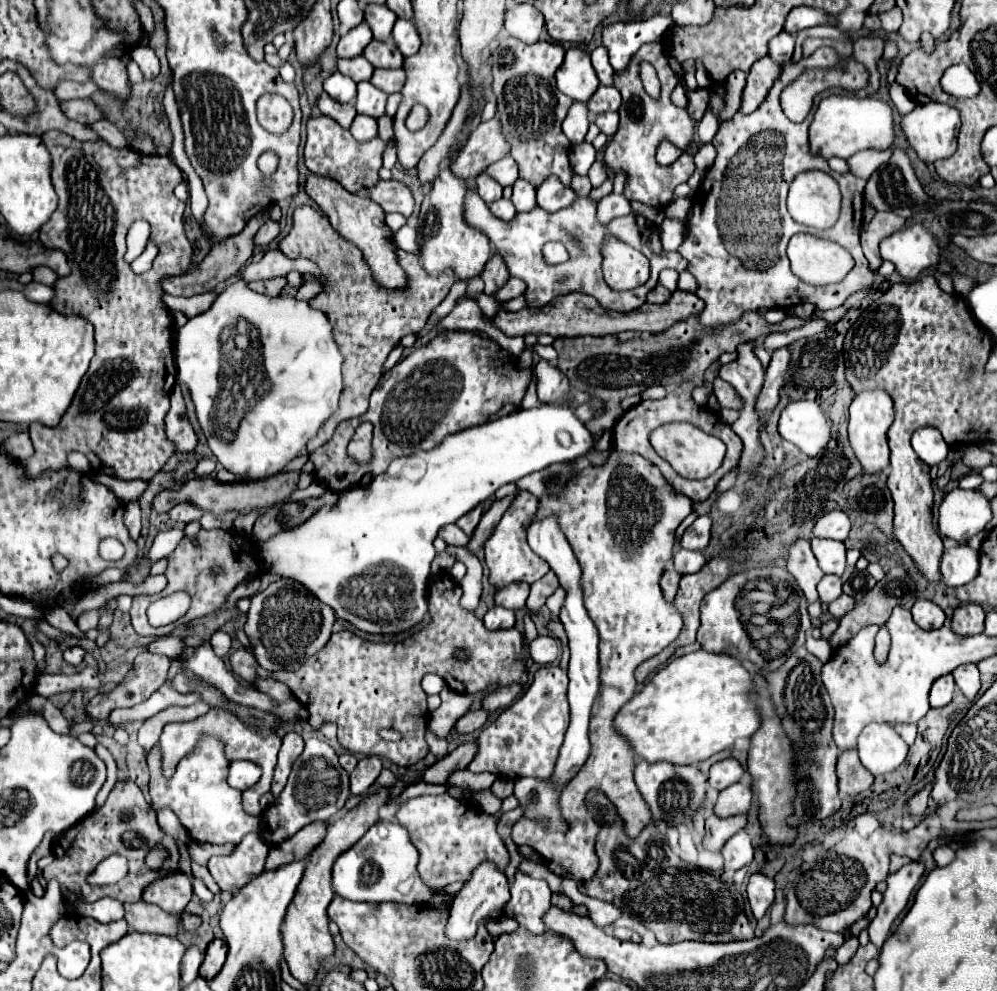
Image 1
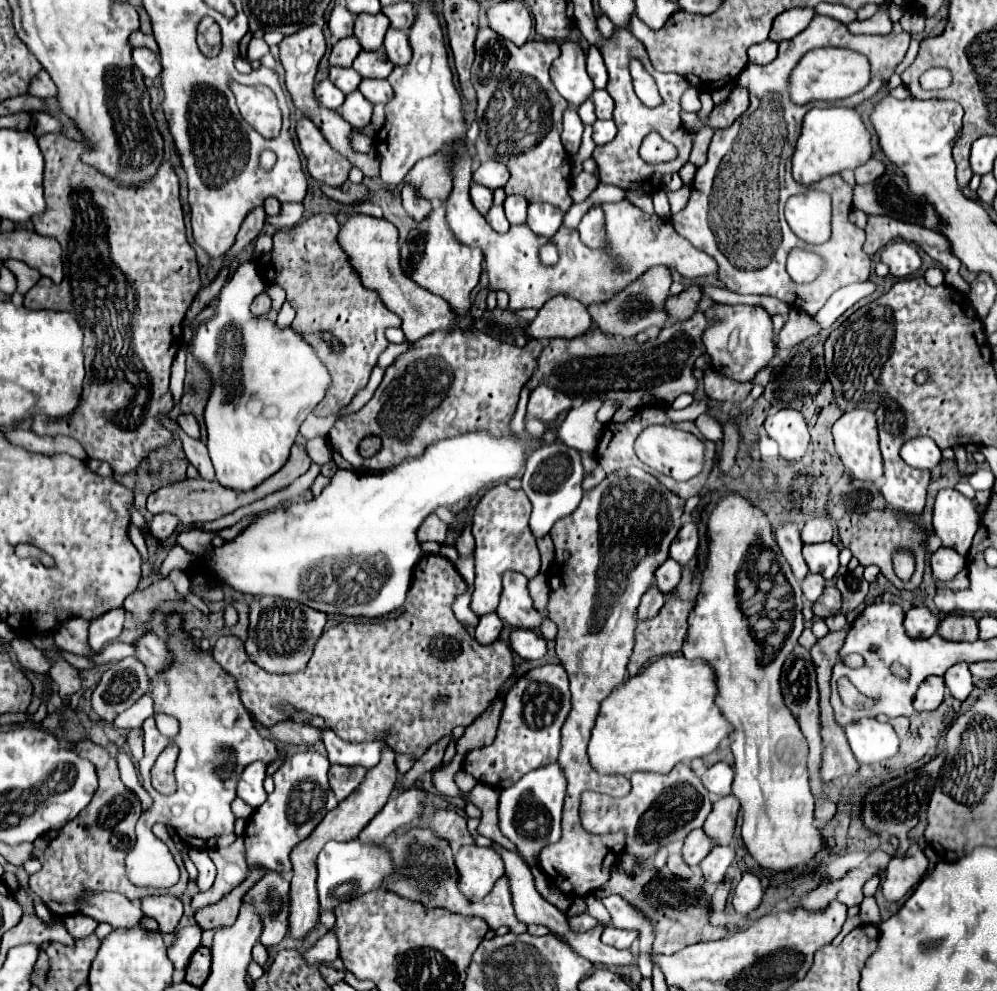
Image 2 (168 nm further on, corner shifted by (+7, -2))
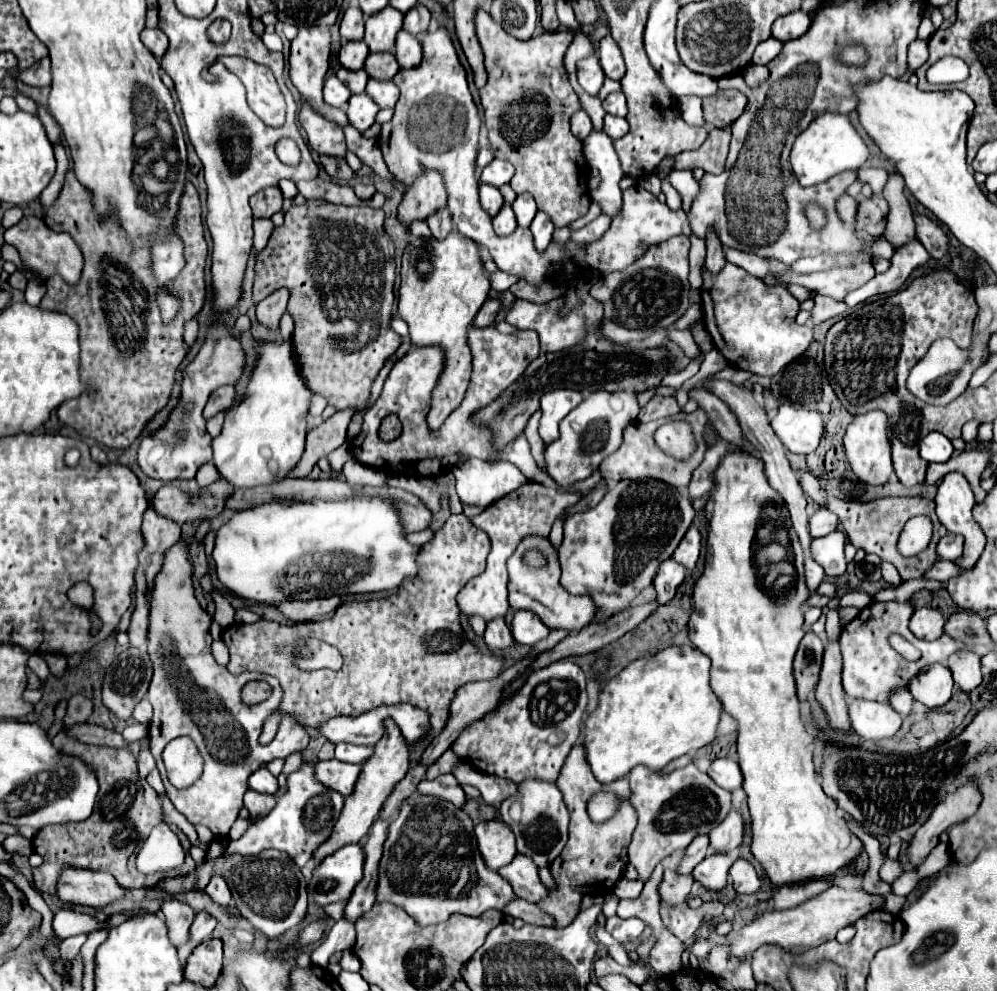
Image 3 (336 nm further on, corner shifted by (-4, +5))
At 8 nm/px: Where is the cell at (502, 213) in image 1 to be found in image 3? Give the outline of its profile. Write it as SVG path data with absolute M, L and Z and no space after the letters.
M503 206L501 212L493 218L493 228L499 236L509 236L513 234L513 230L517 228L517 220L515 220L515 214L511 210L511 206Z

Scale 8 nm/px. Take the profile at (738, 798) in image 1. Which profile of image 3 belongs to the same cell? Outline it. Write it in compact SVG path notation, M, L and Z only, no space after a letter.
M731 810L729 816L711 830L709 834L709 846L713 852L723 852L729 854L735 850L743 840L743 818L737 810Z

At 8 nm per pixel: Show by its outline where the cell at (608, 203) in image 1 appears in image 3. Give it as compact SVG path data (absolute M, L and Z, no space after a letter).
M601 214L601 216L597 216L593 222L589 222L587 226L583 226L581 230L575 230L575 232L571 234L571 240L573 240L573 244L577 244L577 246L587 246L587 244L599 240L599 238L607 232L609 226L611 226L611 218L605 216L605 214Z

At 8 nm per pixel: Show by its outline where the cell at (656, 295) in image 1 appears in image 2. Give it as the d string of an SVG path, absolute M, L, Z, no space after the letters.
M652 267L638 281L634 281L624 291L614 295L608 303L590 305L588 313L592 315L594 323L604 333L610 333L610 335L622 335L624 337L624 331L632 331L632 333L638 333L640 329L644 331L646 329L644 325L654 325L654 319L664 315L662 307L664 307L664 301L668 299L670 285L672 285L670 271L666 267Z

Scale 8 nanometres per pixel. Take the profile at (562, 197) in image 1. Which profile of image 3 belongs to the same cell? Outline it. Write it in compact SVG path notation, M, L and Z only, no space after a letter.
M537 212L535 220L531 222L531 232L533 232L533 242L535 242L535 248L537 252L545 252L549 242L551 242L551 234L553 234L553 226L551 226L551 220L547 214L543 212Z

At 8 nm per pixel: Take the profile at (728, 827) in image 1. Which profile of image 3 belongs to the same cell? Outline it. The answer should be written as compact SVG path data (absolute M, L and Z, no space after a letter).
M697 836L685 850L679 866L677 866L677 872L679 874L691 874L693 868L709 854L709 838L707 836Z

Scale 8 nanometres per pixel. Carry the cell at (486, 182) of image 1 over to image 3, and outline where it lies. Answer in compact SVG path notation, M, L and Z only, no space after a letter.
M481 184L479 186L479 196L481 196L481 206L489 216L497 216L497 212L503 206L503 196L499 192L499 188L489 186L489 184Z

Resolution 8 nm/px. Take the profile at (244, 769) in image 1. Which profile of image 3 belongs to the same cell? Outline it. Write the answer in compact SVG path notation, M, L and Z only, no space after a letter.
M263 766L251 774L249 788L255 792L261 792L261 794L275 794L279 790L279 784L277 784L277 778Z

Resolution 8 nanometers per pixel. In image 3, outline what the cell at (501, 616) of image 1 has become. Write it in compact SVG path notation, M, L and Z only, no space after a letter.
M495 618L491 620L491 624L487 624L487 630L483 634L483 640L487 644L489 650L503 650L503 648L509 648L515 644L513 636L511 636L511 630L509 626L505 624L503 618Z

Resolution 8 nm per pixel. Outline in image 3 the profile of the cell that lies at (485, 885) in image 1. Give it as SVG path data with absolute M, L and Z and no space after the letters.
M503 820L479 822L475 826L475 834L483 860L491 870L499 870L515 858L515 836L511 828L503 824Z

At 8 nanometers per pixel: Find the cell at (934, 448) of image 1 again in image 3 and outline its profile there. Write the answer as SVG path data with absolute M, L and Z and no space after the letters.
M931 432L921 440L921 458L927 462L947 462L953 450L951 440L941 432Z

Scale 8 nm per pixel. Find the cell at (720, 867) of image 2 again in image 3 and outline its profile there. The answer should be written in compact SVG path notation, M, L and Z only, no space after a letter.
M709 854L697 868L691 872L697 882L701 882L707 890L719 892L727 884L727 872L733 860L727 854Z

